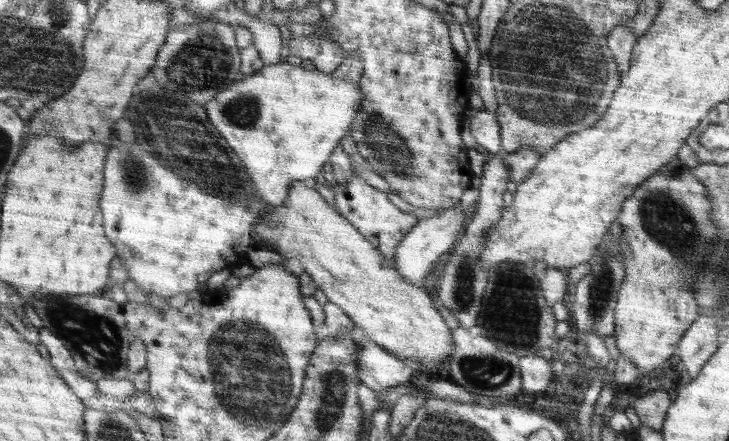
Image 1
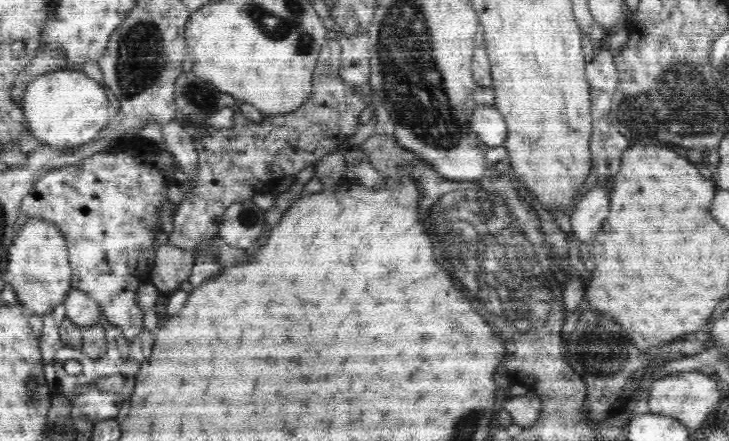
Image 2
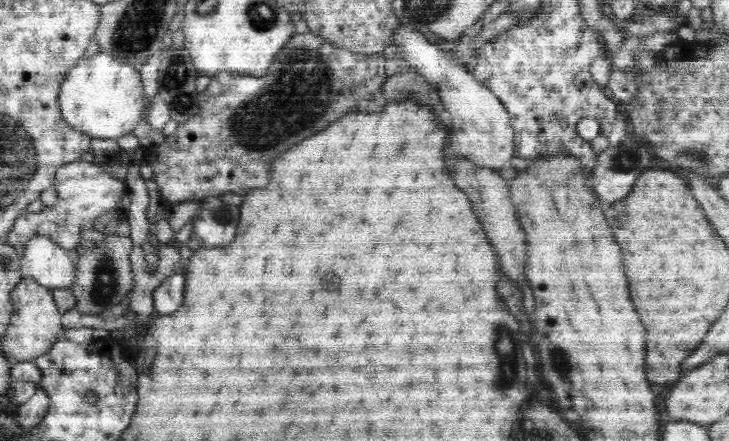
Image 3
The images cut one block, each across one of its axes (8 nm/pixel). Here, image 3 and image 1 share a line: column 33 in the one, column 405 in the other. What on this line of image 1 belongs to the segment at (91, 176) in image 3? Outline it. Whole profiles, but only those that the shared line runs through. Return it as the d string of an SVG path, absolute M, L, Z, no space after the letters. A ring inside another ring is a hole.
M353 174L353 178L346 186L337 184L334 195L335 207L346 219L349 219L357 230L377 247L388 260L396 258L397 246L408 236L409 230L416 226L416 216L398 210L386 196L364 178Z

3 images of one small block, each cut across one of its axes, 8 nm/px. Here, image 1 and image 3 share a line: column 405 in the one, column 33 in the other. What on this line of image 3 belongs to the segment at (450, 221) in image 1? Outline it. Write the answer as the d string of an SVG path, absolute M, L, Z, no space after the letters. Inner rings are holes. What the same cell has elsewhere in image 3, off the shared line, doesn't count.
M39 234L24 248L21 268L24 279L34 279L51 290L71 288L76 279L75 265L68 251Z

